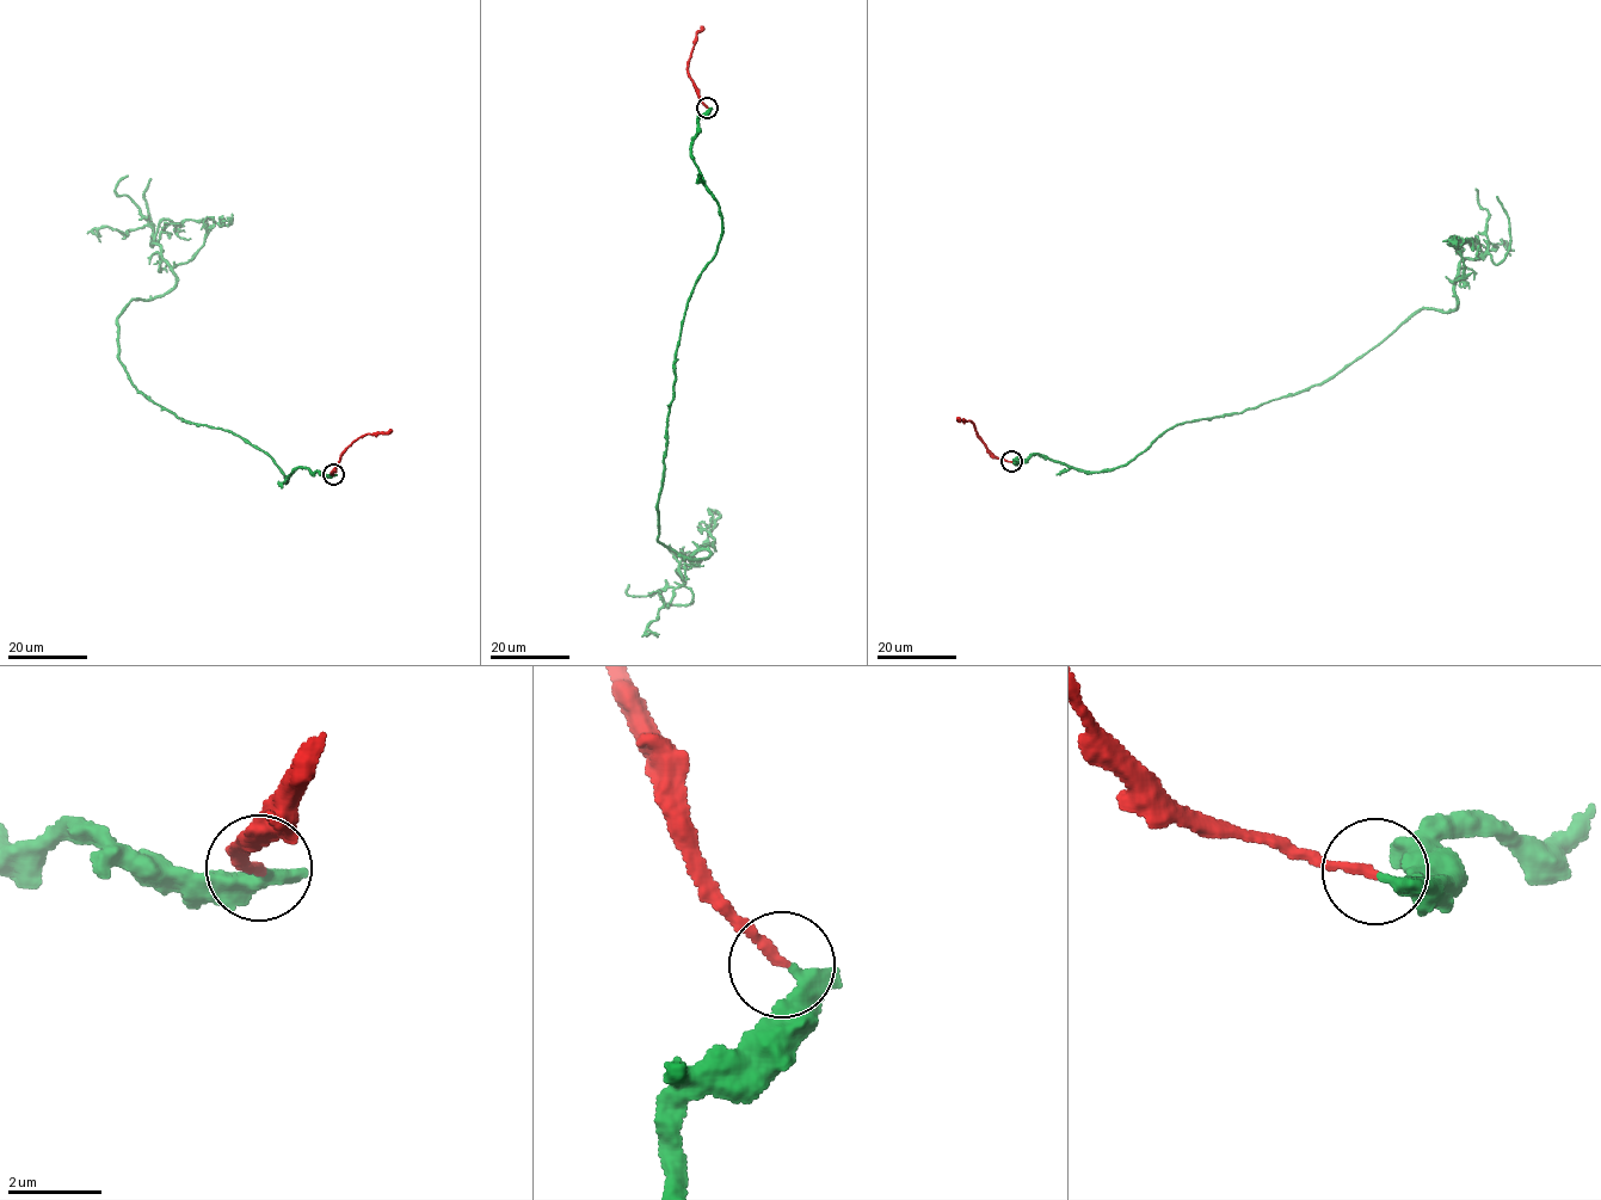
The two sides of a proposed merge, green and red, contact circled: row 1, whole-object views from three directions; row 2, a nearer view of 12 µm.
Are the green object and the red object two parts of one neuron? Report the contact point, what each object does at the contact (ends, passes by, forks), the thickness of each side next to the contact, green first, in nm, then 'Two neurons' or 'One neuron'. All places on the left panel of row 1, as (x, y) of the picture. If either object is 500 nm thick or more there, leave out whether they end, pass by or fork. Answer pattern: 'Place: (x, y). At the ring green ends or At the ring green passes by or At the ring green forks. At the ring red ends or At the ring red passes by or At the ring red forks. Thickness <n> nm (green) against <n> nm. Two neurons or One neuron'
Place: (333, 474). At the ring green passes by. At the ring red ends. Thickness 280 nm (green) against 200 nm. One neuron

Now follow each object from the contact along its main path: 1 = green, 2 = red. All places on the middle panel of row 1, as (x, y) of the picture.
1: (707, 106), (691, 158), (722, 232), (657, 509), (658, 541), (710, 553), (681, 562), (691, 603), (657, 590)
2: (707, 106), (687, 72), (696, 35), (703, 26)

